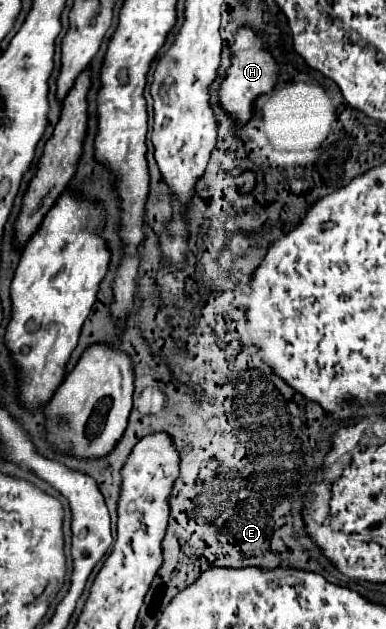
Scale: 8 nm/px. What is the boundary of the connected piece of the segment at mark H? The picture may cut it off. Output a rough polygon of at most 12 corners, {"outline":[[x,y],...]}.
{"outline":[[248,27],[236,33],[222,107],[238,121],[272,91],[276,65]]}

